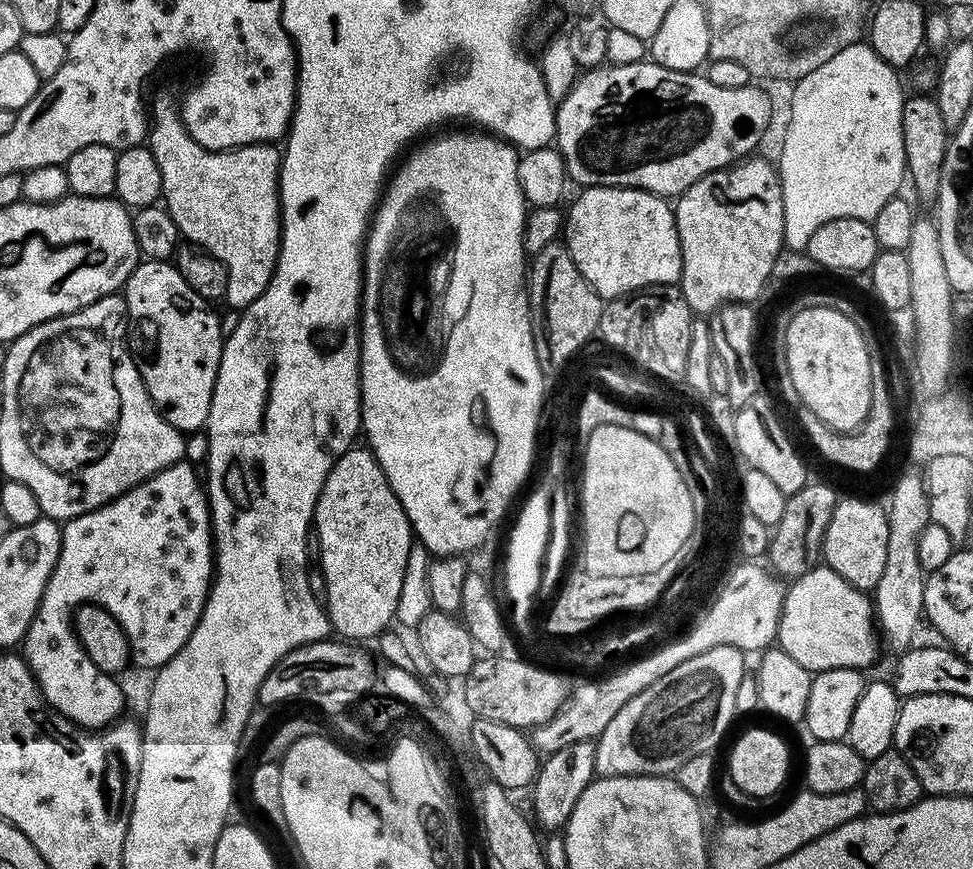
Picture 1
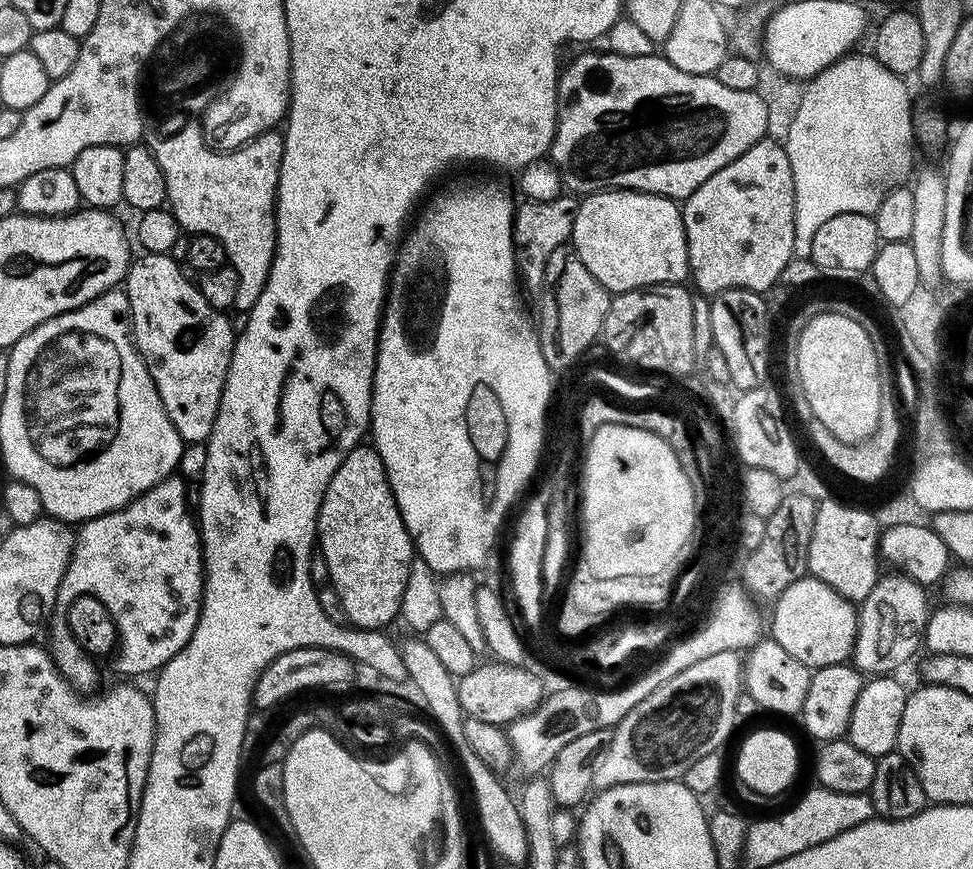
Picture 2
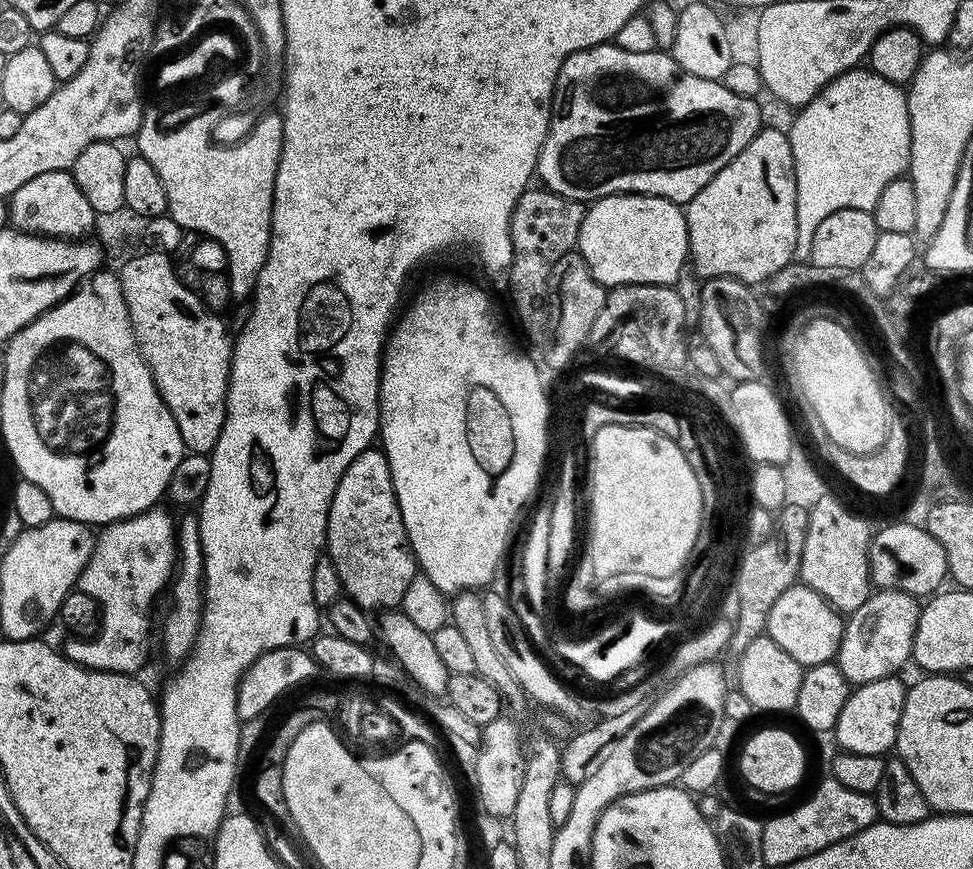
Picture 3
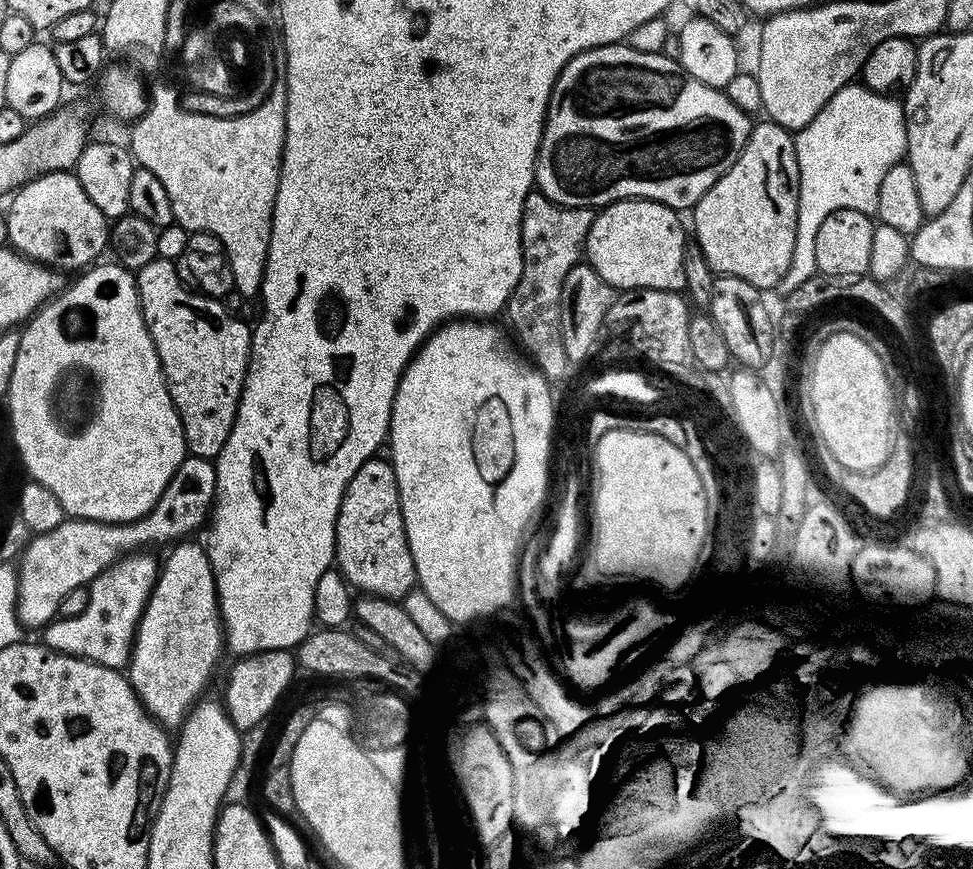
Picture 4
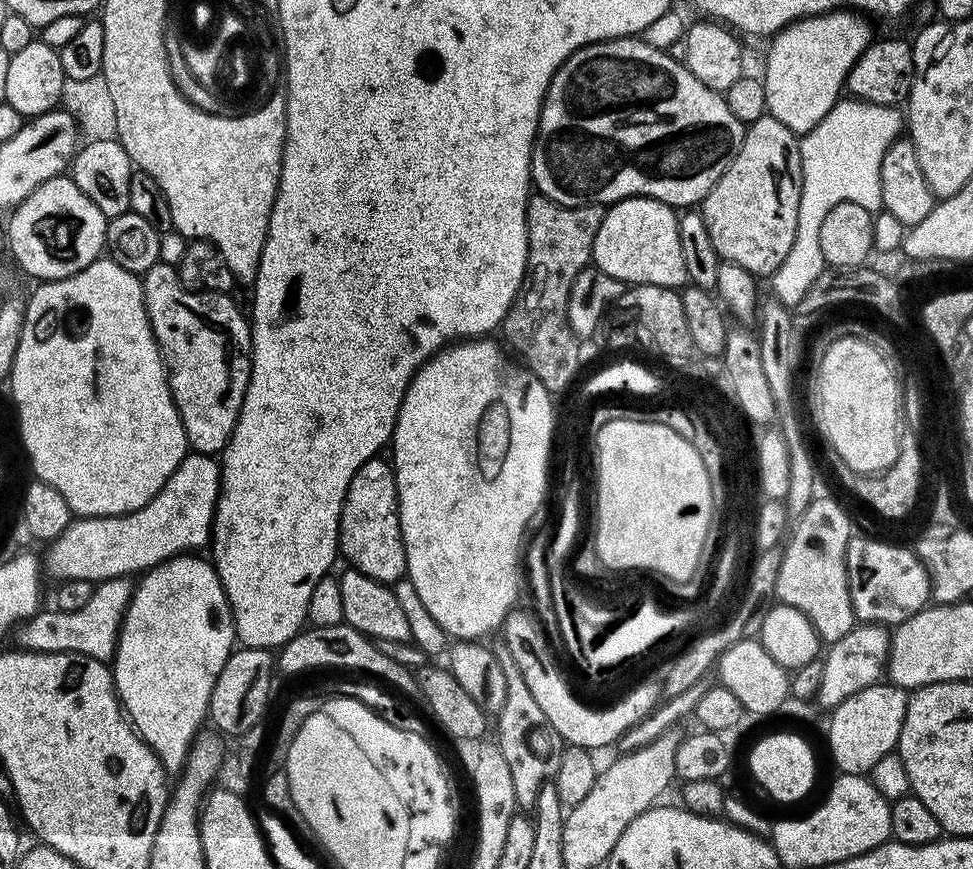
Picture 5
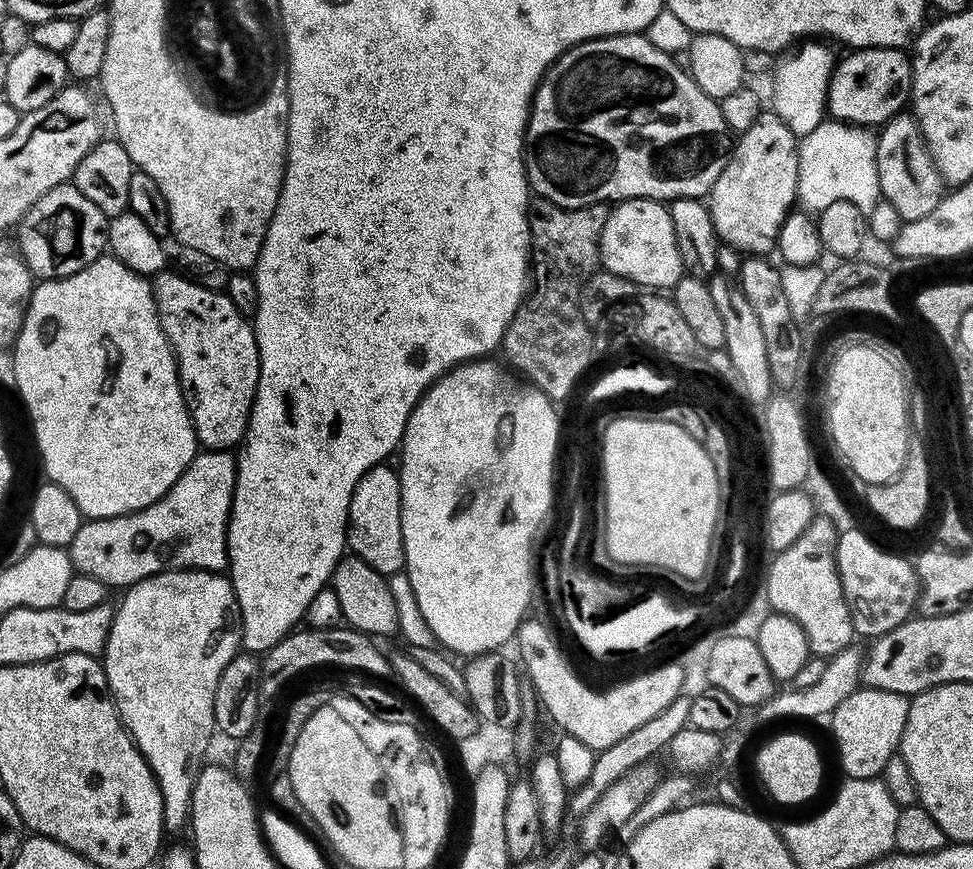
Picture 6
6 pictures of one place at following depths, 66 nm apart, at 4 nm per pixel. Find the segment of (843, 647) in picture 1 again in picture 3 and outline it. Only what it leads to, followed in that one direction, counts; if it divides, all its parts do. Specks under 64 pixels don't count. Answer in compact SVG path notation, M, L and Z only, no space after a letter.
M797 582L785 590L770 608L766 635L790 658L805 666L826 663L837 659L837 652L843 638L845 621L827 600L823 600L812 588Z

